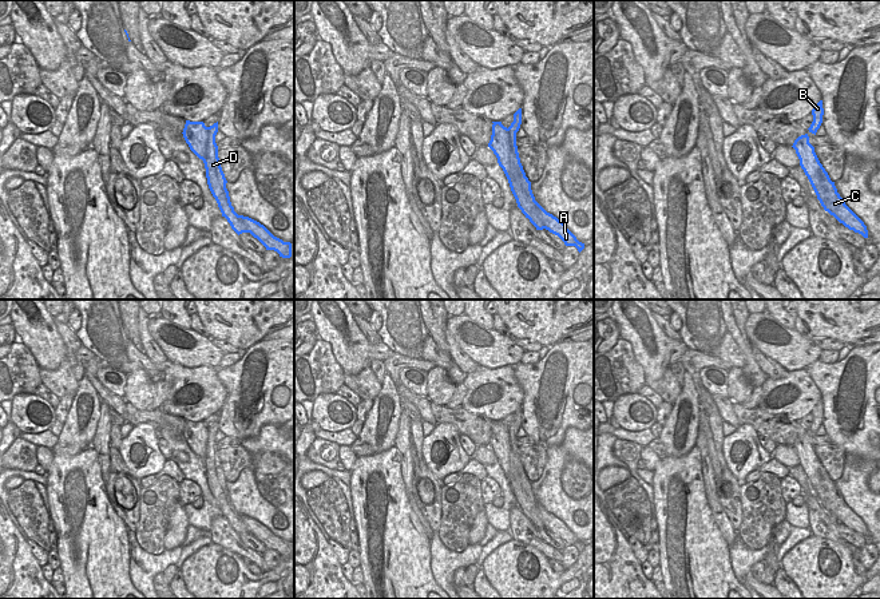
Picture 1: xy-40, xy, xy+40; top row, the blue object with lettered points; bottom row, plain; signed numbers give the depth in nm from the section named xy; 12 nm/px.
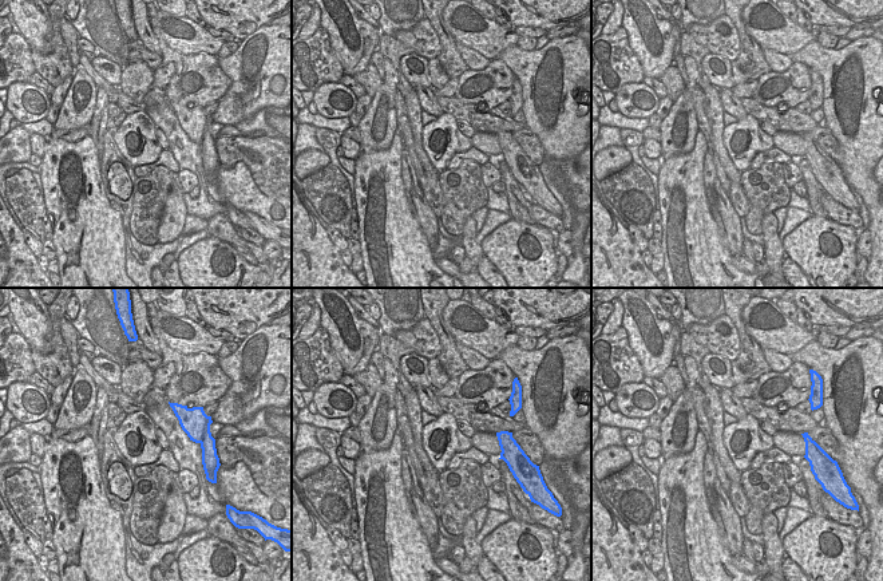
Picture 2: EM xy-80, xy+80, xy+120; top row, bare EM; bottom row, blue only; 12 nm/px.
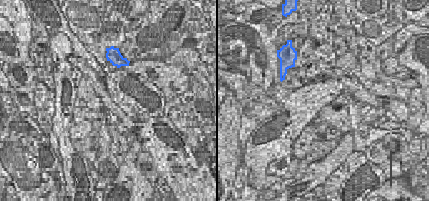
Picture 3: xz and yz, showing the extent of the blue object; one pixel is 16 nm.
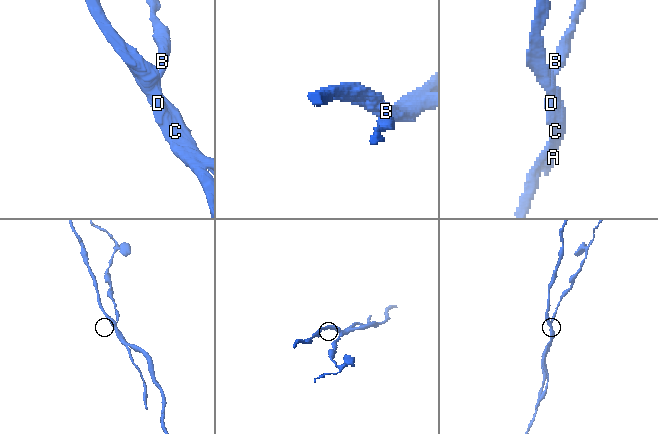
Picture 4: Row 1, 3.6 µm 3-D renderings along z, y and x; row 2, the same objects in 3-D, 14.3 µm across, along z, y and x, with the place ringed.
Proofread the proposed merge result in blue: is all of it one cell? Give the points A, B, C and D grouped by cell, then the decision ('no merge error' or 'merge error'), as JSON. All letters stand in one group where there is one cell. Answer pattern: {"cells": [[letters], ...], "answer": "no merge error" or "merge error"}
{"cells": [["A", "C"], ["B", "D"]], "answer": "merge error"}

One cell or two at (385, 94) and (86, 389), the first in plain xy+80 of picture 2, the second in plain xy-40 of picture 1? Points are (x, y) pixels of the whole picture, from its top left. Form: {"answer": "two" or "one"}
{"answer": "one"}

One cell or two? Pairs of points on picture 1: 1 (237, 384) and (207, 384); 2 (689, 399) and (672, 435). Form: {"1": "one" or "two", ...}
{"1": "two", "2": "one"}

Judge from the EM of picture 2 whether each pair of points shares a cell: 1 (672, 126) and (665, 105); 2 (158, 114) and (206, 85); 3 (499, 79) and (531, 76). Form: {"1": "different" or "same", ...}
{"1": "different", "2": "different", "3": "different"}

